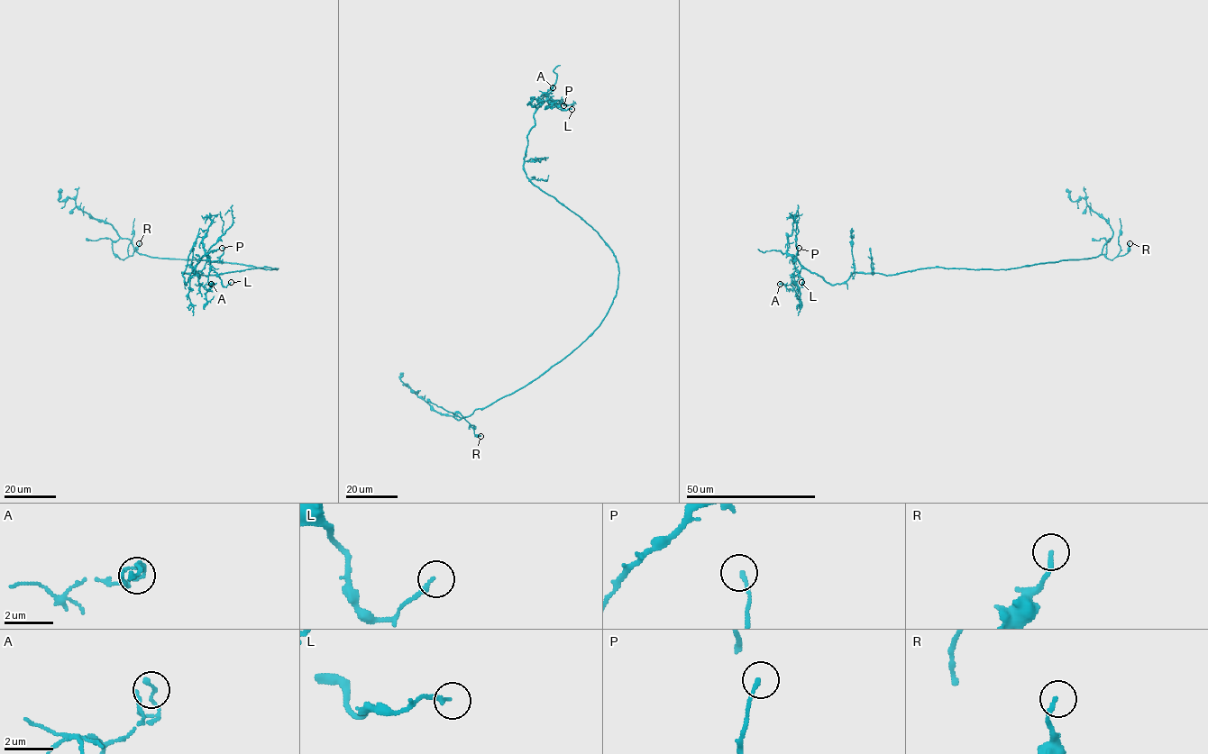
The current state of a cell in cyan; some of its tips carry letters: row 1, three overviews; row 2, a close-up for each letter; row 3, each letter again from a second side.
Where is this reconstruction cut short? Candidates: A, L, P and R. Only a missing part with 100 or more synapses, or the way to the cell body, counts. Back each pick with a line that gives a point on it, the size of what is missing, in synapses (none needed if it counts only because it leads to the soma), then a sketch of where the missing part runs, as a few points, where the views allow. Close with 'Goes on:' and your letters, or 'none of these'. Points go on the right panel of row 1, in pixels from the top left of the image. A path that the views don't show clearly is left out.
Goes on: none of these

